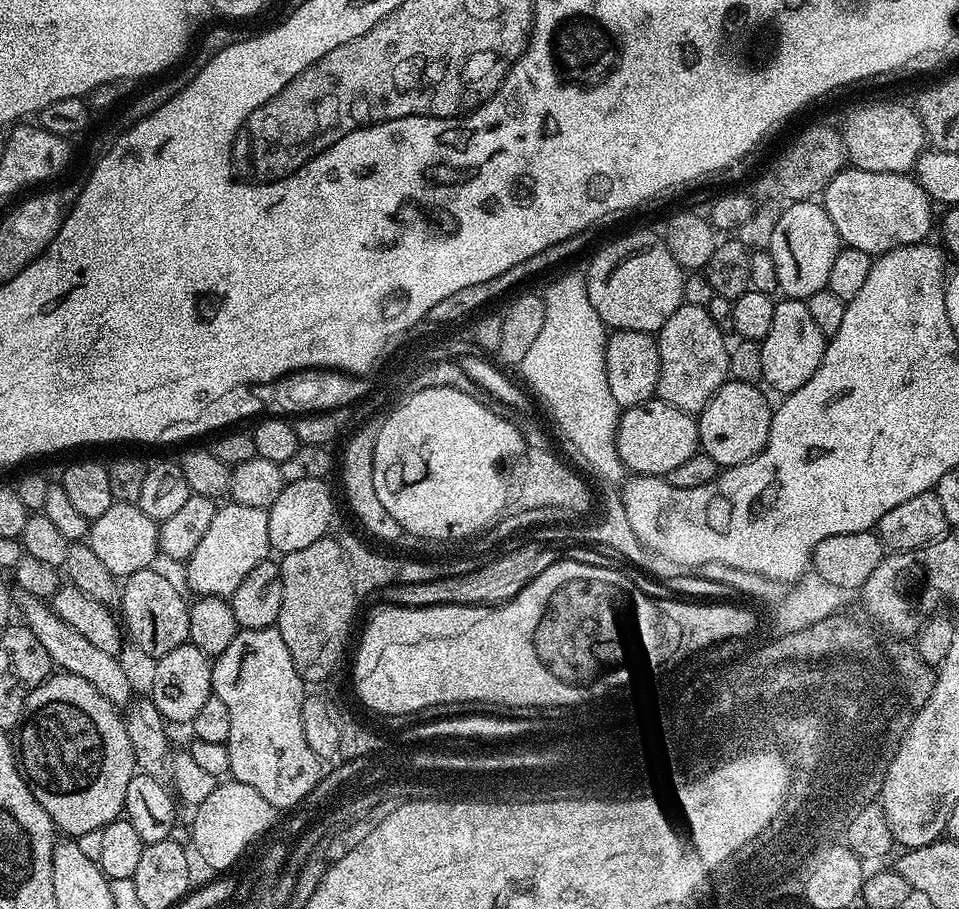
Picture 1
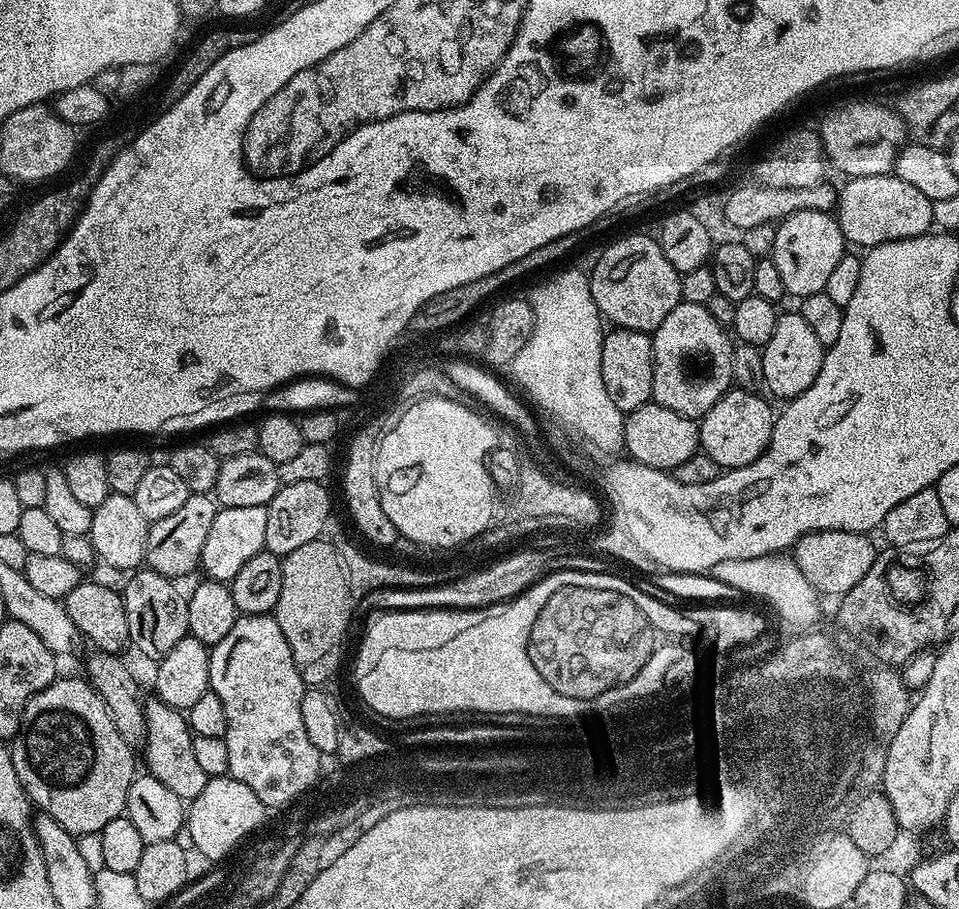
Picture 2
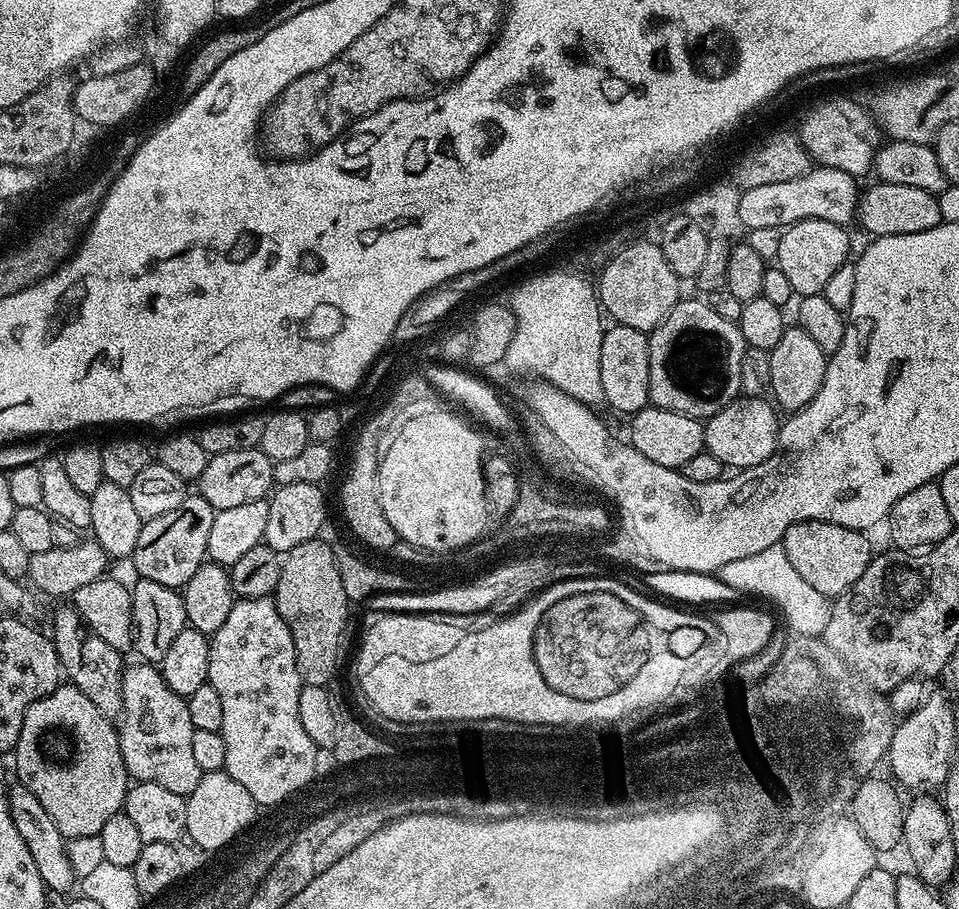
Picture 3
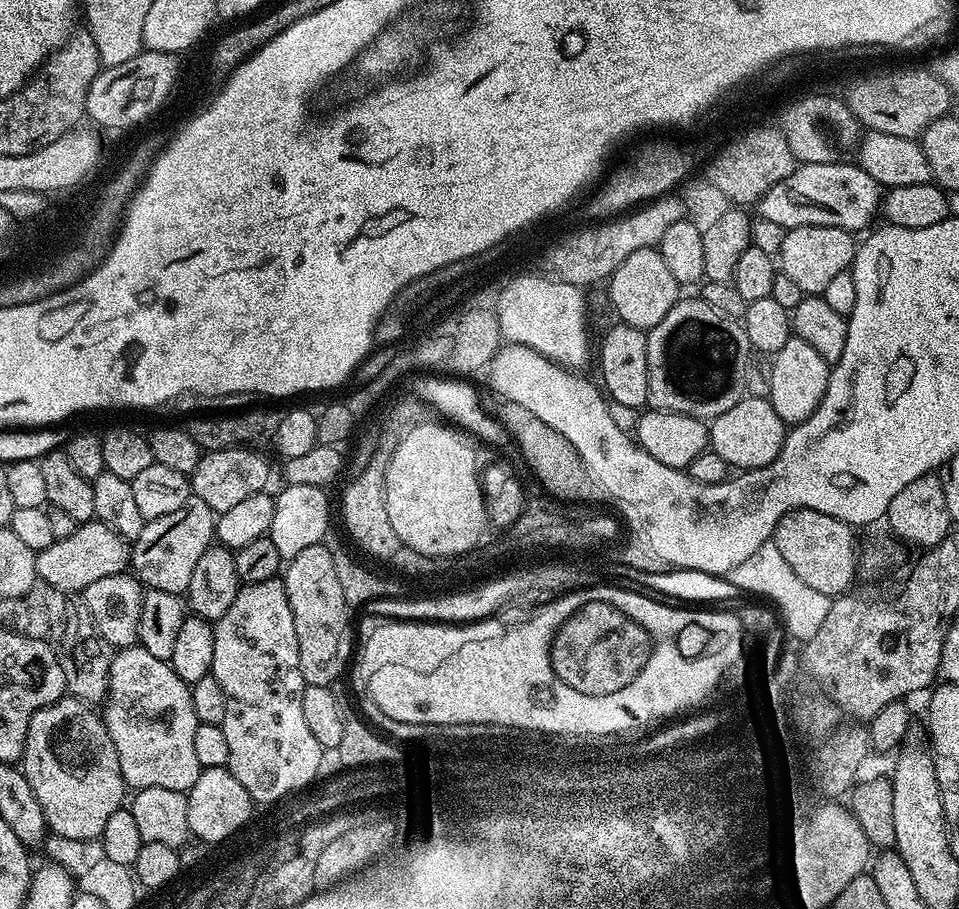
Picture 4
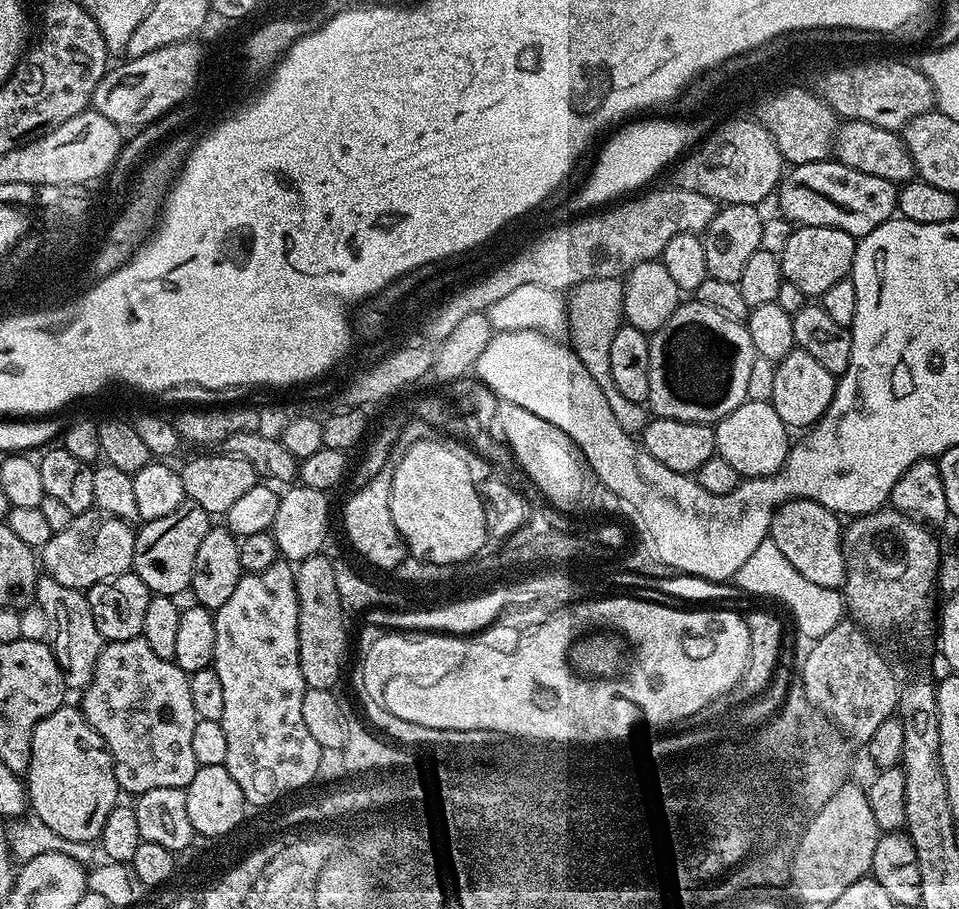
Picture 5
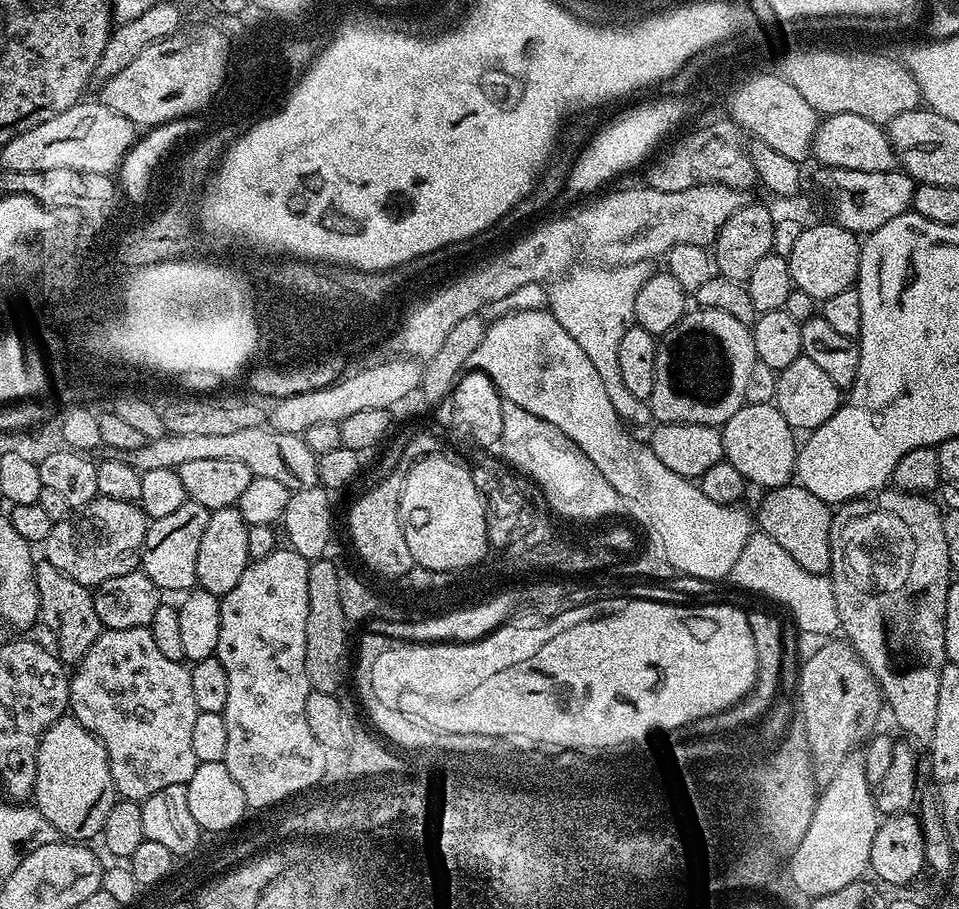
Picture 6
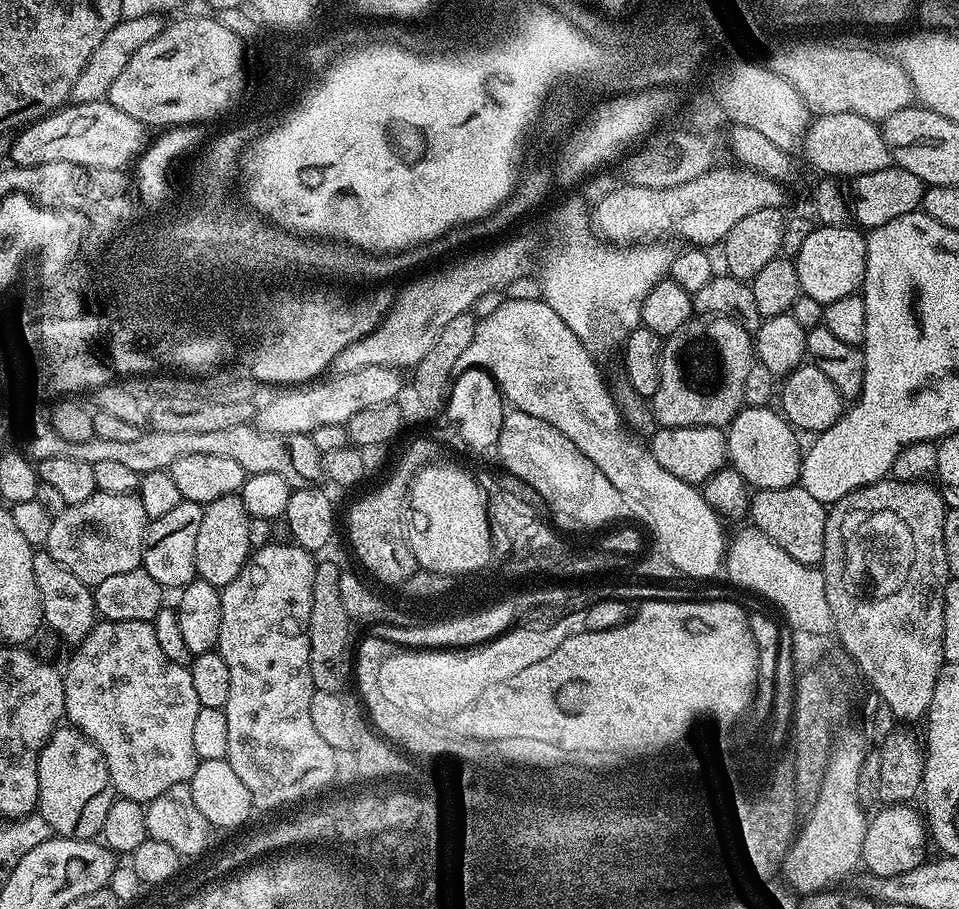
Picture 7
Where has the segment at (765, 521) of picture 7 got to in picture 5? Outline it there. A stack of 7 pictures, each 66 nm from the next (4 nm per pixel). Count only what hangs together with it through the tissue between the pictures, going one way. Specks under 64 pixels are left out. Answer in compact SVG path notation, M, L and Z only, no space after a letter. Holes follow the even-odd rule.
M787 500L772 515L770 539L778 550L802 574L802 578L817 586L843 589L846 578L846 558L844 557L844 538L842 520L837 513L813 500Z

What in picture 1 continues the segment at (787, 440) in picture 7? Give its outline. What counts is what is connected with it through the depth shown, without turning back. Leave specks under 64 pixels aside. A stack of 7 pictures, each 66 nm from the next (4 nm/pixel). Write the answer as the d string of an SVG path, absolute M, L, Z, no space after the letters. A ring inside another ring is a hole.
M729 378L698 413L696 425L700 435L699 451L714 458L721 469L733 468L742 462L753 460L766 446L774 408L771 403L768 405L767 398L758 389L756 384Z

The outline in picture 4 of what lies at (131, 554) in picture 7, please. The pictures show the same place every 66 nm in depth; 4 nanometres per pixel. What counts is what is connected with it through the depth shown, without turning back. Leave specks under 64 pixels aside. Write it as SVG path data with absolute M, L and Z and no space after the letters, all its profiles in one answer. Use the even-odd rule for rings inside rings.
M95 518L81 523L70 538L56 540L46 550L36 553L36 575L39 583L49 584L53 592L82 594L86 586L125 571L130 564L129 541L120 539L112 529Z

